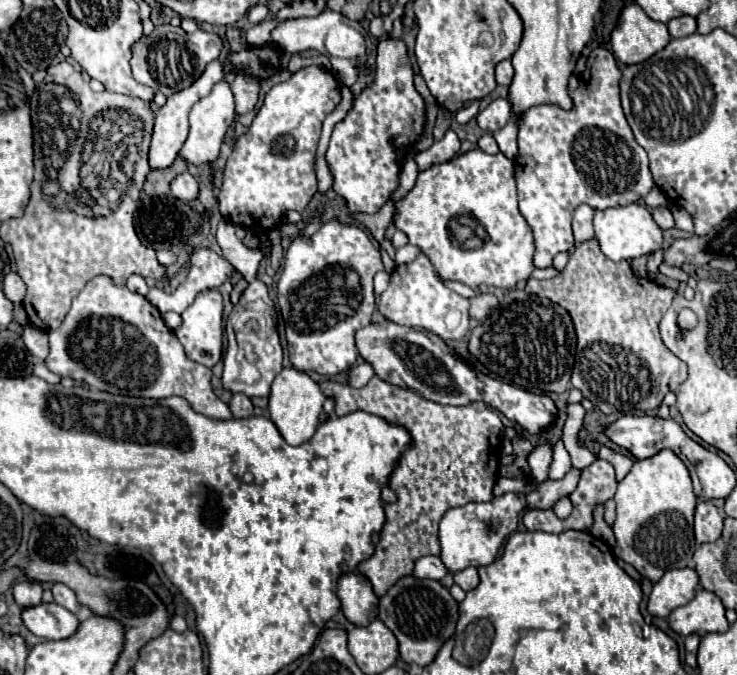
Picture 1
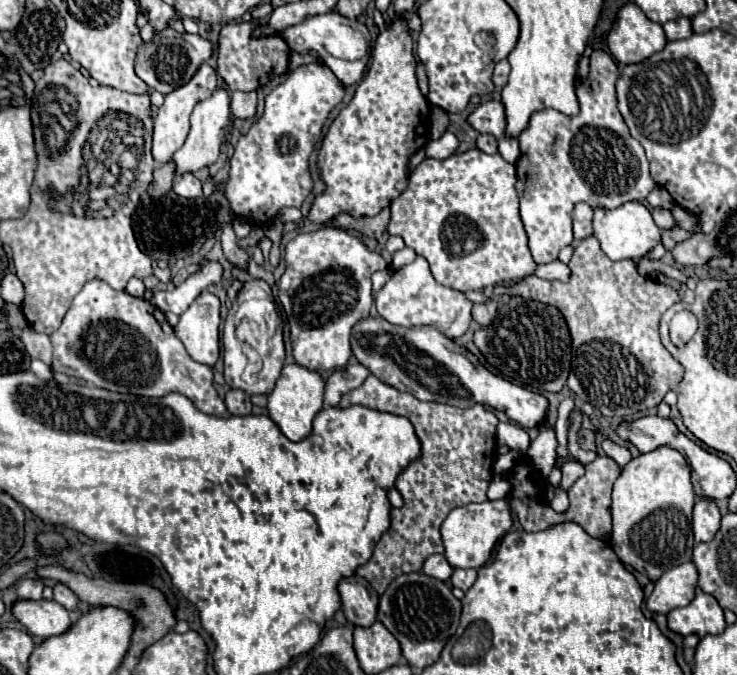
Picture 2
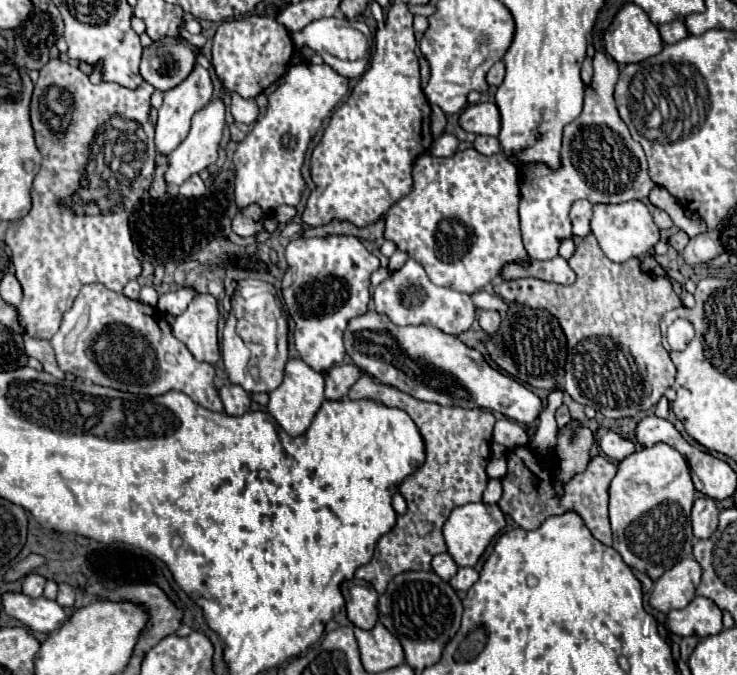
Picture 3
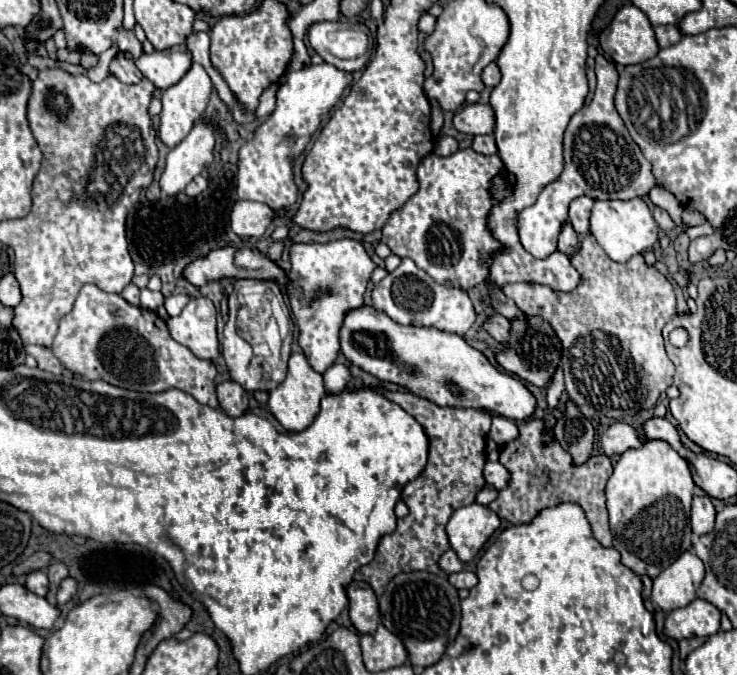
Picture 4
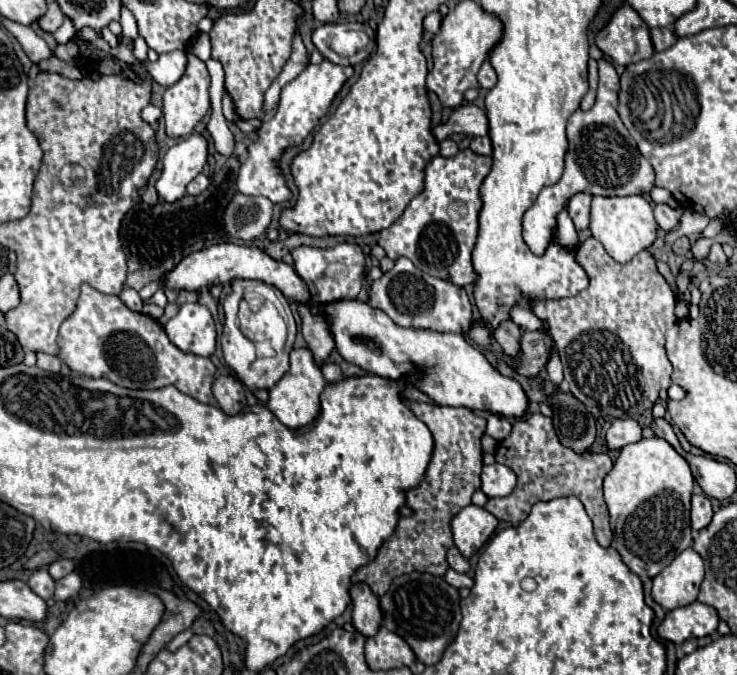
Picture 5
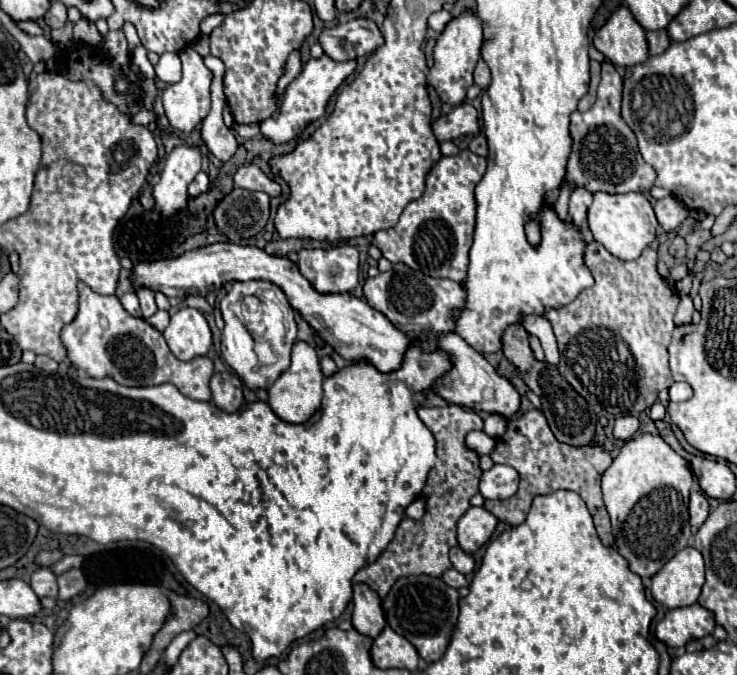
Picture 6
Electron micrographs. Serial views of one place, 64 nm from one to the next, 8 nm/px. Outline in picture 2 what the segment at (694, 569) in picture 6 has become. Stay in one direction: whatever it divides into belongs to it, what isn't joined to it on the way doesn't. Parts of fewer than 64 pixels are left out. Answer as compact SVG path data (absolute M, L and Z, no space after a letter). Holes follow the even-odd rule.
M694 562L680 564L660 576L654 584L654 592L646 600L650 612L668 614L674 608L688 606L696 594L698 586L698 570Z

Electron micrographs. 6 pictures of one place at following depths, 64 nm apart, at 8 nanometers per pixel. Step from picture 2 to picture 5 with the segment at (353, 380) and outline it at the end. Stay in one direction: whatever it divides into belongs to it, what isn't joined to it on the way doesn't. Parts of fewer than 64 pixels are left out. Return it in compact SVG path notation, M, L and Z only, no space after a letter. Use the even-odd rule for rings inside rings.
M324 362L322 364L322 374L326 378L326 382L336 382L342 378L342 370L338 364L332 364L332 362Z

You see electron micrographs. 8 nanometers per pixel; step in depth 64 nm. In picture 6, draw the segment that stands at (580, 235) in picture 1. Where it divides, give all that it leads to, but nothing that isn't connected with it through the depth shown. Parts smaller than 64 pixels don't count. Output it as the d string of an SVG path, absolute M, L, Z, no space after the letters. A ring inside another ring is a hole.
M574 188L570 196L570 216L574 224L580 228L582 222L586 222L586 210L592 204L592 194L586 188Z

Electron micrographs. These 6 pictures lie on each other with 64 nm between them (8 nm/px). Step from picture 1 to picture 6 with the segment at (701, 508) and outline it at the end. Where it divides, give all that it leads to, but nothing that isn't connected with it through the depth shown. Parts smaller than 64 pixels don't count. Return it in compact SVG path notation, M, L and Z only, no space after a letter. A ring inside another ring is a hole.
M694 490L694 492L690 494L688 510L690 510L690 524L692 524L694 528L702 526L702 524L704 524L704 520L708 518L708 514L710 514L710 506L708 506L706 496L704 496L702 492Z

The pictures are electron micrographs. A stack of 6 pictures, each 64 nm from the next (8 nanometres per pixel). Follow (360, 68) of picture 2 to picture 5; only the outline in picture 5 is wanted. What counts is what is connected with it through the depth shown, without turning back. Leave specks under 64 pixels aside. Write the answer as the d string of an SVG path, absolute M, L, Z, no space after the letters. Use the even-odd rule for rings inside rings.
M325 23L312 34L312 42L326 60L340 66L354 66L370 57L376 46L374 34L366 23Z

